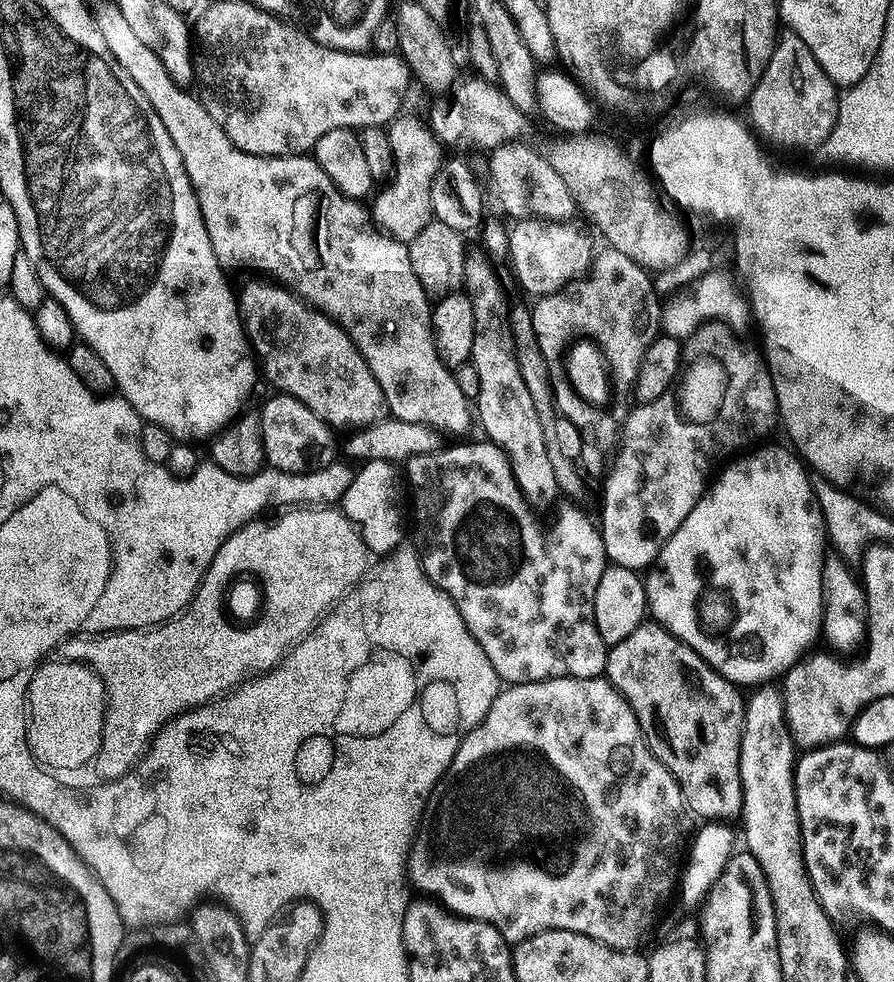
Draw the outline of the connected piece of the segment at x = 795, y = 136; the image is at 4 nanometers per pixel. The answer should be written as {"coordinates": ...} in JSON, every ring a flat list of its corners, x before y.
{"coordinates":[[784,30,777,35,770,62,766,62,764,73,748,95,747,119,762,136,777,136,782,143,798,148,819,149,836,125,837,103,837,85,818,66,818,58,810,54,810,46,798,34]]}

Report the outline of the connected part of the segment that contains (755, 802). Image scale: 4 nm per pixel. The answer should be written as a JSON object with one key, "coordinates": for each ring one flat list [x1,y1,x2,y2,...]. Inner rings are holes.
{"coordinates":[[775,683,761,684,744,705,744,737,740,743,740,784,744,788,744,840,749,849,754,846,801,846,800,819,796,813,796,781,794,769,798,749,792,742,788,718,784,709,784,693]]}

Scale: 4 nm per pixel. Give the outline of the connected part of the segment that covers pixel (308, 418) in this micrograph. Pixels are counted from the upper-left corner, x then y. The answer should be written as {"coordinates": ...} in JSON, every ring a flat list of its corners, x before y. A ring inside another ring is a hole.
{"coordinates":[[272,394,272,397,258,411,260,421,260,442,264,448,264,459,267,467,277,472,311,473,311,468,324,464,332,452,331,438,333,429,314,414,298,398,283,394]]}

